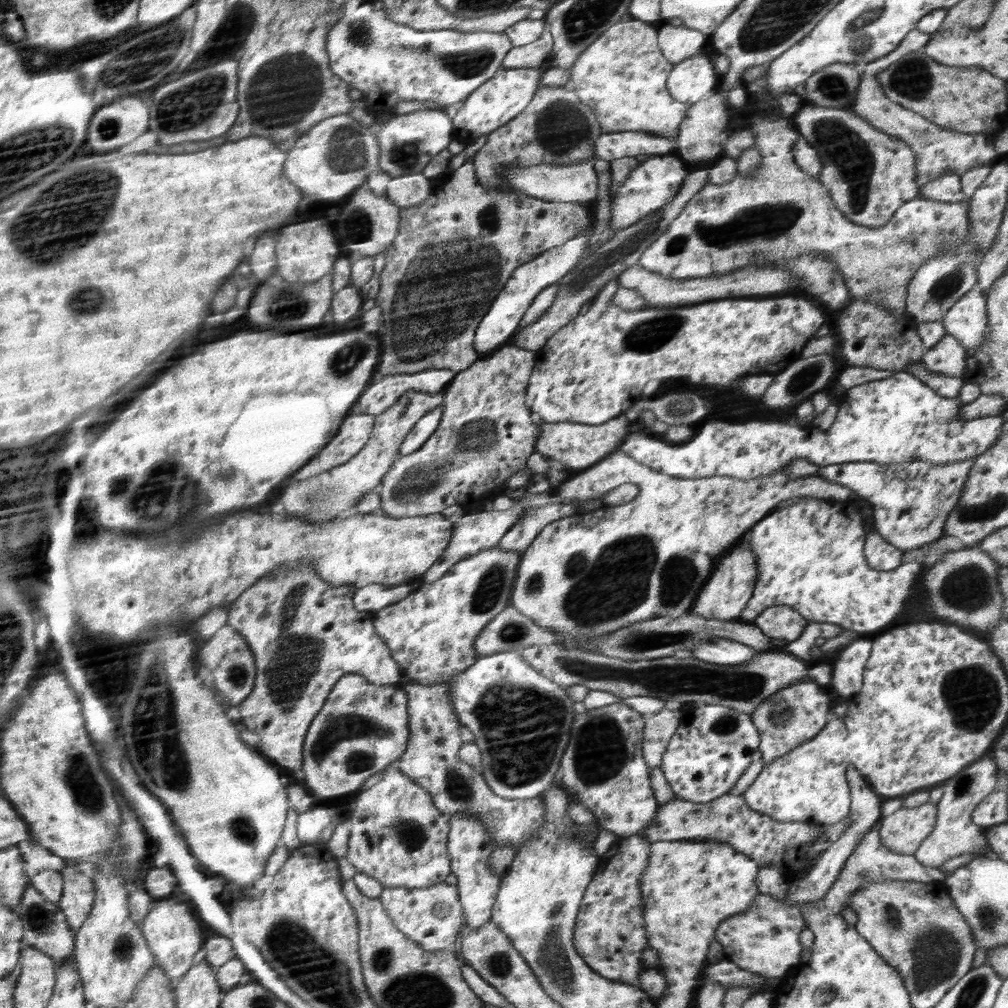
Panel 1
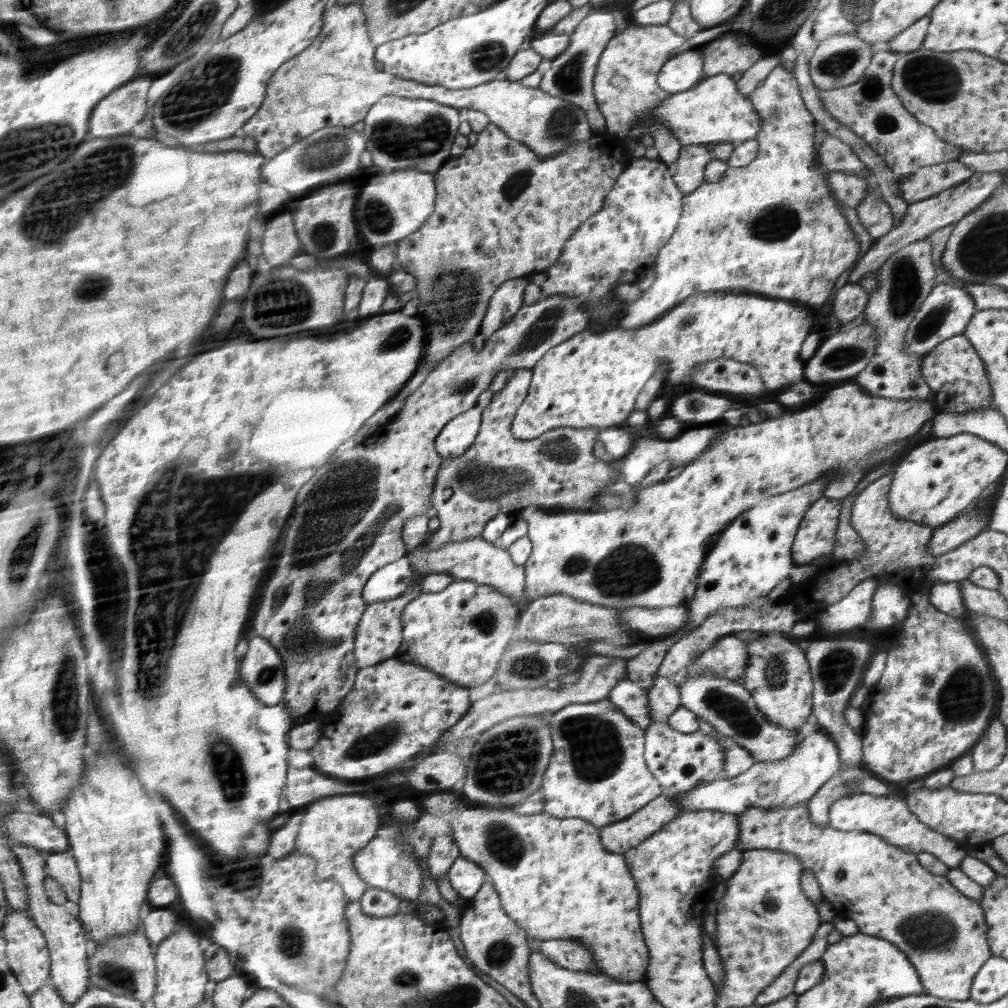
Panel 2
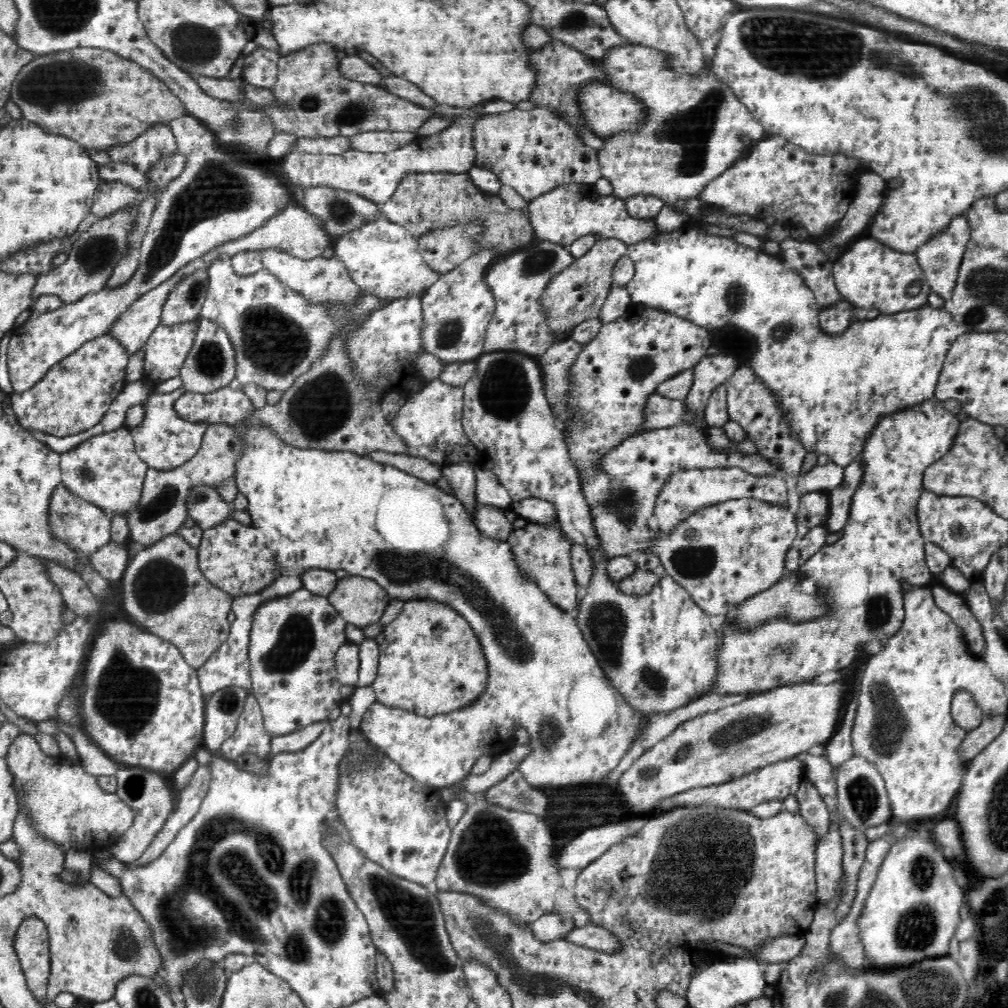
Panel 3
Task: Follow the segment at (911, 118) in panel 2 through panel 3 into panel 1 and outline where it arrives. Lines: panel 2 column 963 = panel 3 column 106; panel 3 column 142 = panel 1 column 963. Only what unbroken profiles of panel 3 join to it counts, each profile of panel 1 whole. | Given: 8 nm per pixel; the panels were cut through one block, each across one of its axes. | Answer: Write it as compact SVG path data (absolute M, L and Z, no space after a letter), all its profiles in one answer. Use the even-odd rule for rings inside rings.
M915 29L893 53L866 63L865 76L861 80L857 97L849 107L849 110L854 111L860 118L866 119L875 129L903 140L902 142L906 142L906 146L913 148L914 154L917 155L917 183L919 187L936 180L942 173L960 175L970 170L973 166L993 163L1000 156L994 136L978 133L968 134L938 126L921 114L916 114L913 110L908 110L902 105L888 100L884 92L882 92L882 87L876 81L876 74L882 72L881 70L888 68L890 64L900 60L906 54L923 49L932 37L934 37L934 33L928 34Z

